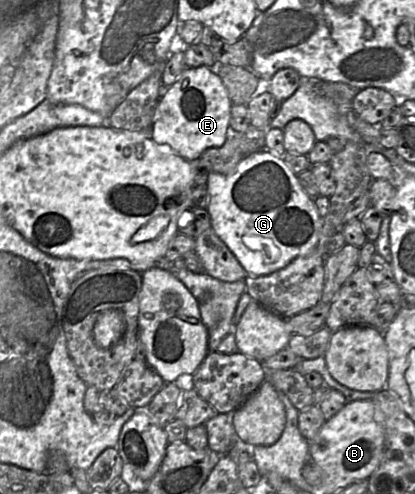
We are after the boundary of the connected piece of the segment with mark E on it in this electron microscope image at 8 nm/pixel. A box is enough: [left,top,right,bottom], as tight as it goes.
[150,67,232,160]

